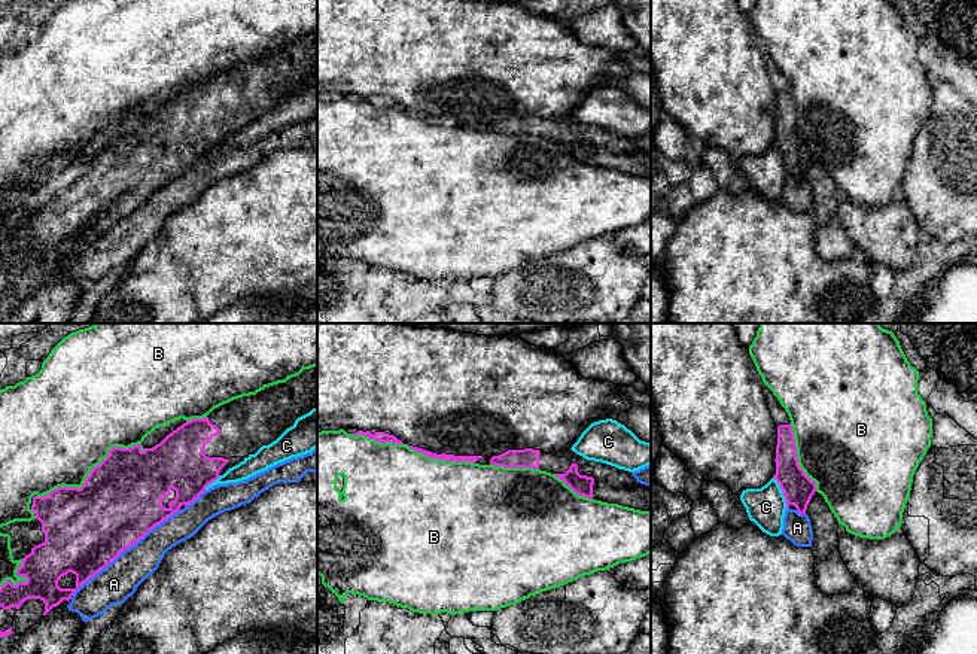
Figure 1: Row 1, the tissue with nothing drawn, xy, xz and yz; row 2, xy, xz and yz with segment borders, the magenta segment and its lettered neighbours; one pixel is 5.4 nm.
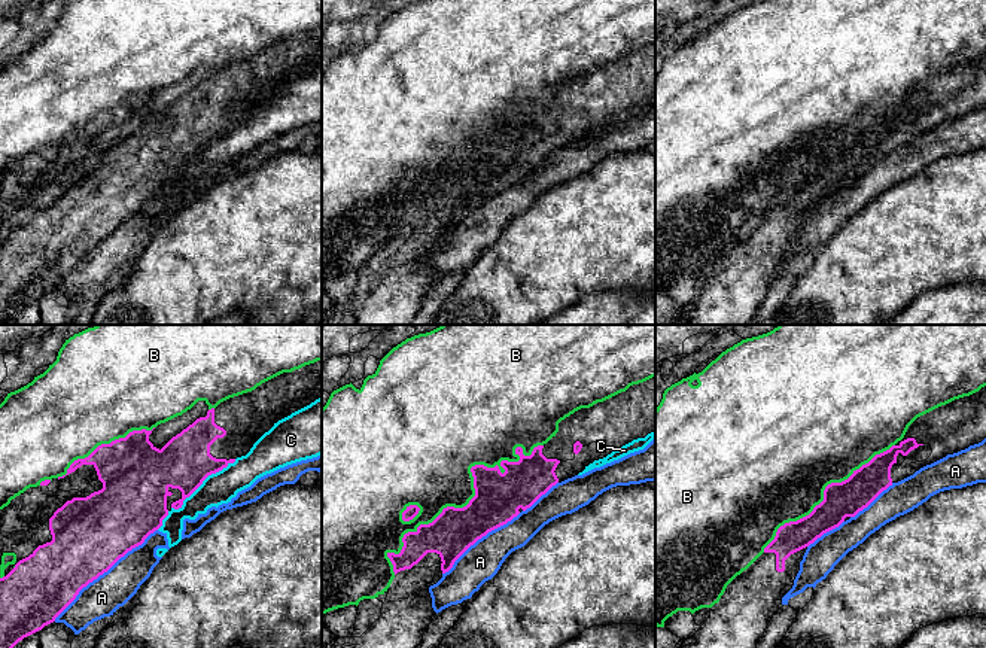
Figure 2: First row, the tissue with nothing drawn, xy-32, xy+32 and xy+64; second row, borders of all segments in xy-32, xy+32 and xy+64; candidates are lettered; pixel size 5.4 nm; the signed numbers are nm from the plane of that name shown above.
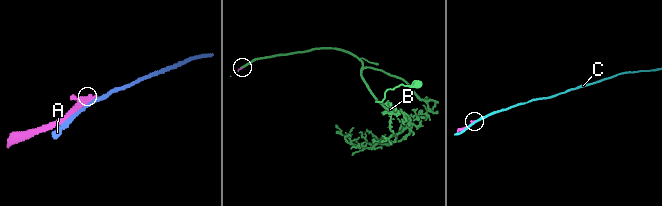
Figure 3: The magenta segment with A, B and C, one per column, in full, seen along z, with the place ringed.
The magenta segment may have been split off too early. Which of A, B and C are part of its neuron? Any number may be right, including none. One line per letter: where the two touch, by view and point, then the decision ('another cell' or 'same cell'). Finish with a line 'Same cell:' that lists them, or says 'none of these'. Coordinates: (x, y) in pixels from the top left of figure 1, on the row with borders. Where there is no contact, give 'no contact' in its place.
A: meets magenta in xy at (125, 548); another cell
B: meets magenta in xy at (93, 470); another cell
C: meets magenta in yz at (782, 490); another cell
Same cell: none of these

